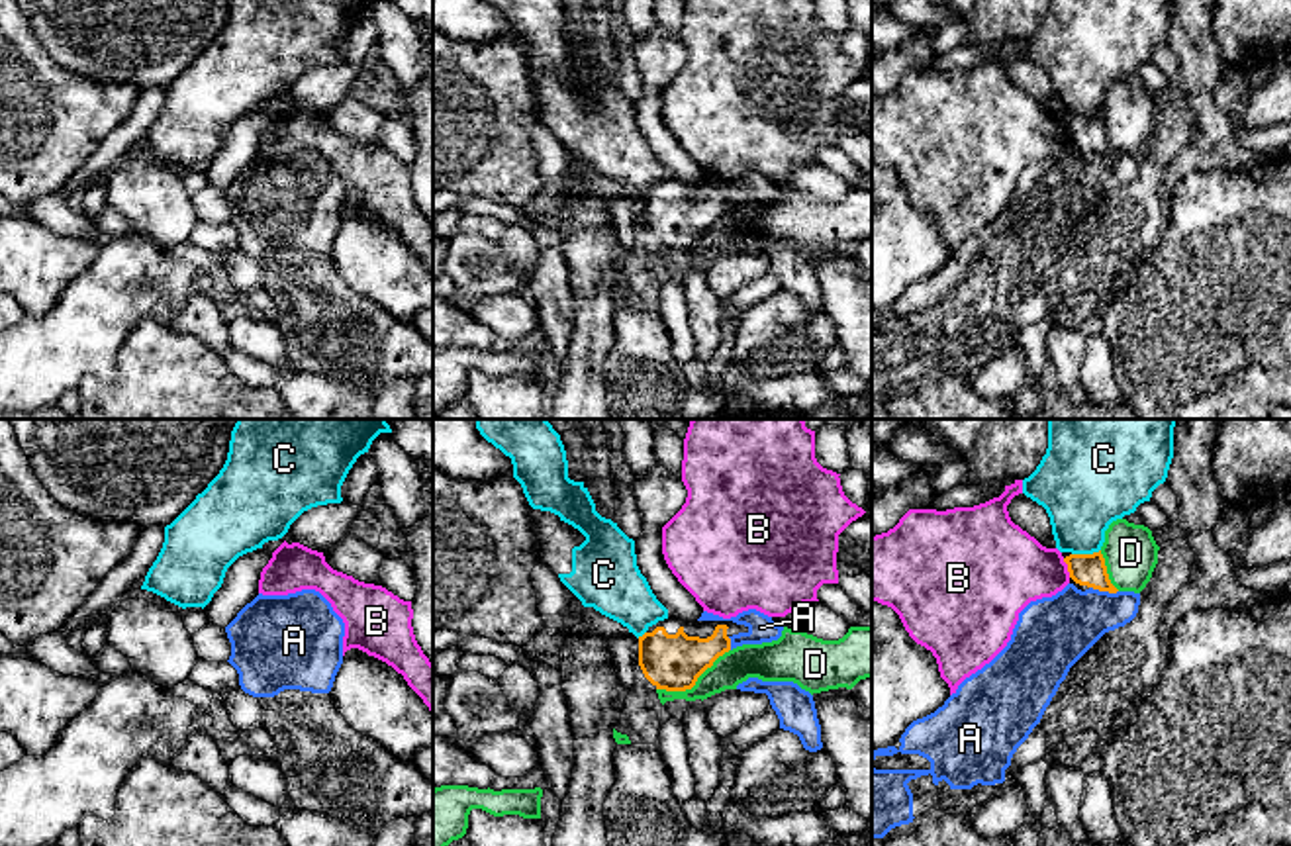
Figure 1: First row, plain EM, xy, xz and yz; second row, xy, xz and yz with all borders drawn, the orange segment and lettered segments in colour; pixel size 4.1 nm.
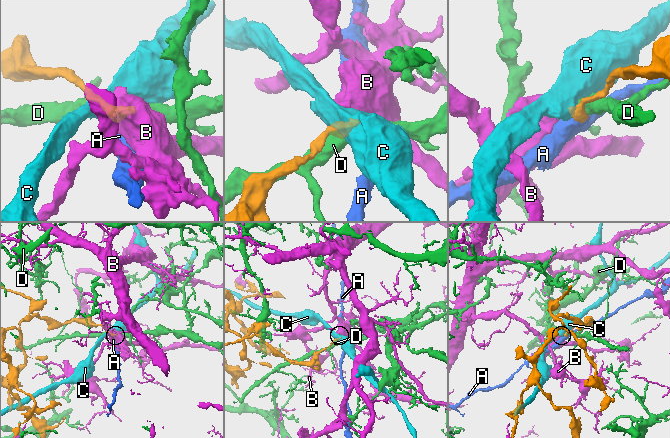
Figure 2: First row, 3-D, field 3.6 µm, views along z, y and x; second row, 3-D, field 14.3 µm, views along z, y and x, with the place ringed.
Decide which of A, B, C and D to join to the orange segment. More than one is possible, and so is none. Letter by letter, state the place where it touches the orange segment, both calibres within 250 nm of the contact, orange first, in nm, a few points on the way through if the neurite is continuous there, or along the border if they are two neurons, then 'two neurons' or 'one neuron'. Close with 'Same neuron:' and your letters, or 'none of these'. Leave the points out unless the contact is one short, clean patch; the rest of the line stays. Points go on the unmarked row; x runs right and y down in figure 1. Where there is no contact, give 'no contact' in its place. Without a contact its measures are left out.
A: meets orange in yz at (1103, 151); 130 nm thick on the orange side, 280 nm on the other; border along yz (1090, 147), (1101, 153), (1117, 153); two neurons
B: meets orange in yz at (1068, 130); 130 nm thick on the orange side, 340 nm on the other; border along yz (1062, 120), (1070, 138); two neurons
C: meets orange in yz at (1086, 116); 130 nm thick on the orange side, 320 nm on the other; border along yz (1099, 110), (1088, 116), (1072, 116); two neurons
D: meets orange in xz at (694, 245); 240 nm thick on the orange side, 140 nm on the other; two neurons
Same neuron: none of these

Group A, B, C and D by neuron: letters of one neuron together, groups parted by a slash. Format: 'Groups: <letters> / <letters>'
Groups: A / B / C / D

